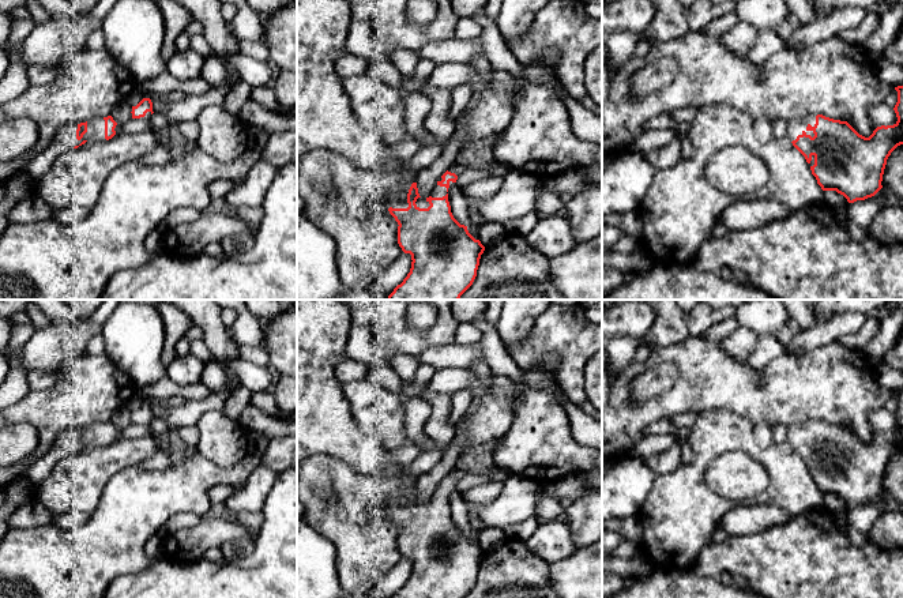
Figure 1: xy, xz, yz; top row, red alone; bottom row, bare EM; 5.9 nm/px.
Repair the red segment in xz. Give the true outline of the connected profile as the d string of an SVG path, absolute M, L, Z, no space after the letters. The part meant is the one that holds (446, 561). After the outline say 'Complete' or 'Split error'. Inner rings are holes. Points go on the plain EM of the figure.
M454 467L426 504L419 501L417 488L399 493L391 503L388 516L399 530L398 549L413 565L410 578L392 598L464 598L473 590L485 552L454 523L448 507L448 496L464 475L466 470Z. Split error

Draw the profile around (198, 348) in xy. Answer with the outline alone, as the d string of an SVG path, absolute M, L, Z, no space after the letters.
M203 339L191 341L191 353L204 364L214 360L211 351L208 350Z

